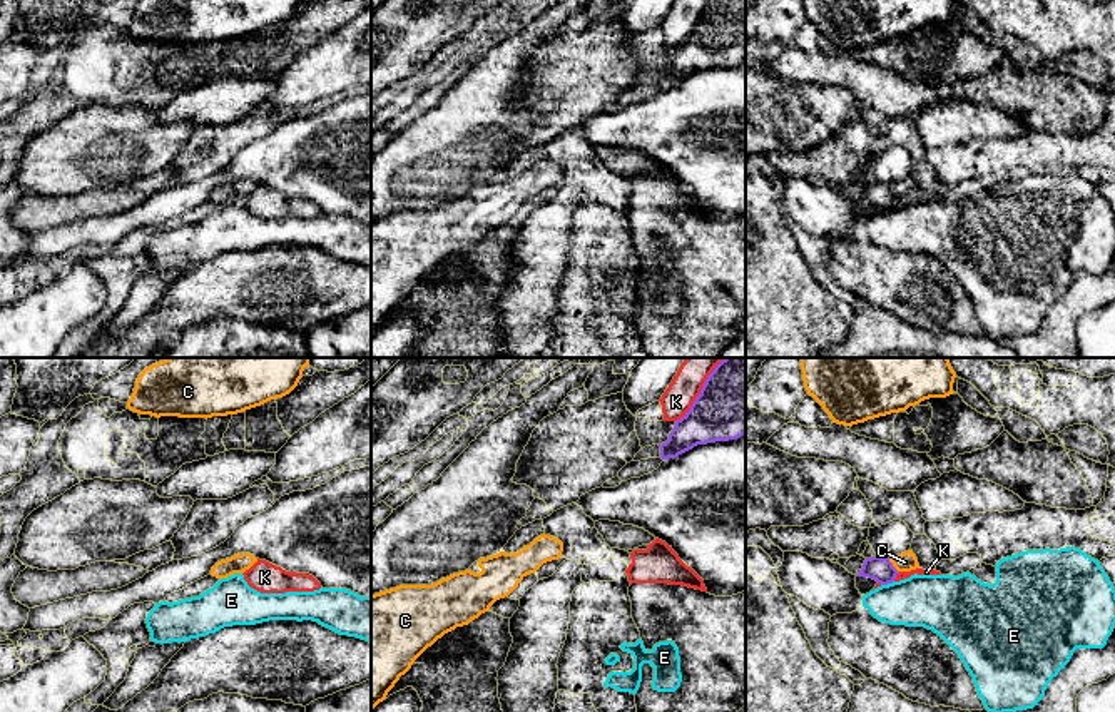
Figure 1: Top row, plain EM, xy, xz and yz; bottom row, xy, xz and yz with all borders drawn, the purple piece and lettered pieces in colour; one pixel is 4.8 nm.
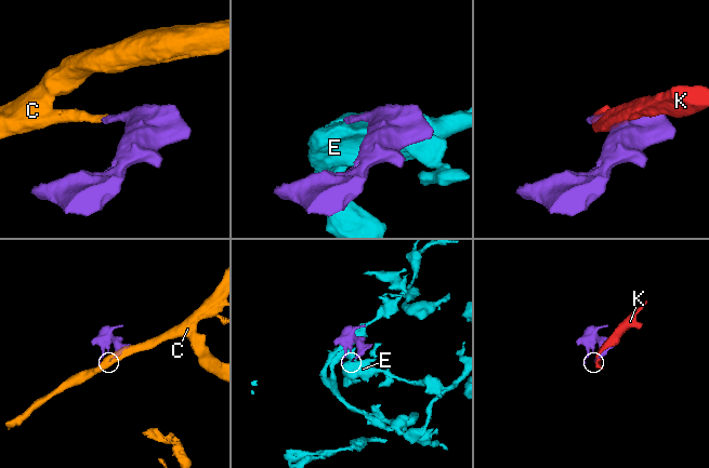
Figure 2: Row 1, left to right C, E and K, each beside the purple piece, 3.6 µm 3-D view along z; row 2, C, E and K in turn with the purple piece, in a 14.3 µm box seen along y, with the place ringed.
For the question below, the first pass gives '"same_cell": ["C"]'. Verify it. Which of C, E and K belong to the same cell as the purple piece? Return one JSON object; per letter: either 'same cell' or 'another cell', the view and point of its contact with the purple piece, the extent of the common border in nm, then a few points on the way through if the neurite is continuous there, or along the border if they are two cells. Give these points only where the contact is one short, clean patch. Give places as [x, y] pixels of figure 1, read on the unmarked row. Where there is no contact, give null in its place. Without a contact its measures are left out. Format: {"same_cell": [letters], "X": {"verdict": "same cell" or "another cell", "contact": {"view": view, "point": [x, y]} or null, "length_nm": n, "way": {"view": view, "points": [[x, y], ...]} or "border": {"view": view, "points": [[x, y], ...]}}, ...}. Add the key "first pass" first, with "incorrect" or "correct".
{"first pass": "correct", "same_cell": ["C"], "C": {"verdict": "same cell", "contact": {"view": "yz", "point": [891, 191]}, "length_nm": 90, "way": {"view": "yz", "points": [[878, 194], [891, 191], [905, 188]]}}, "E": {"verdict": "another cell", "contact": {"view": "yz", "point": [886, 209]}, "length_nm": 70, "border": {"view": "yz", "points": [[893, 206], [881, 211]]}}, "K": {"verdict": "another cell", "contact": {"view": "xz", "point": [696, 24]}, "length_nm": 280}}

